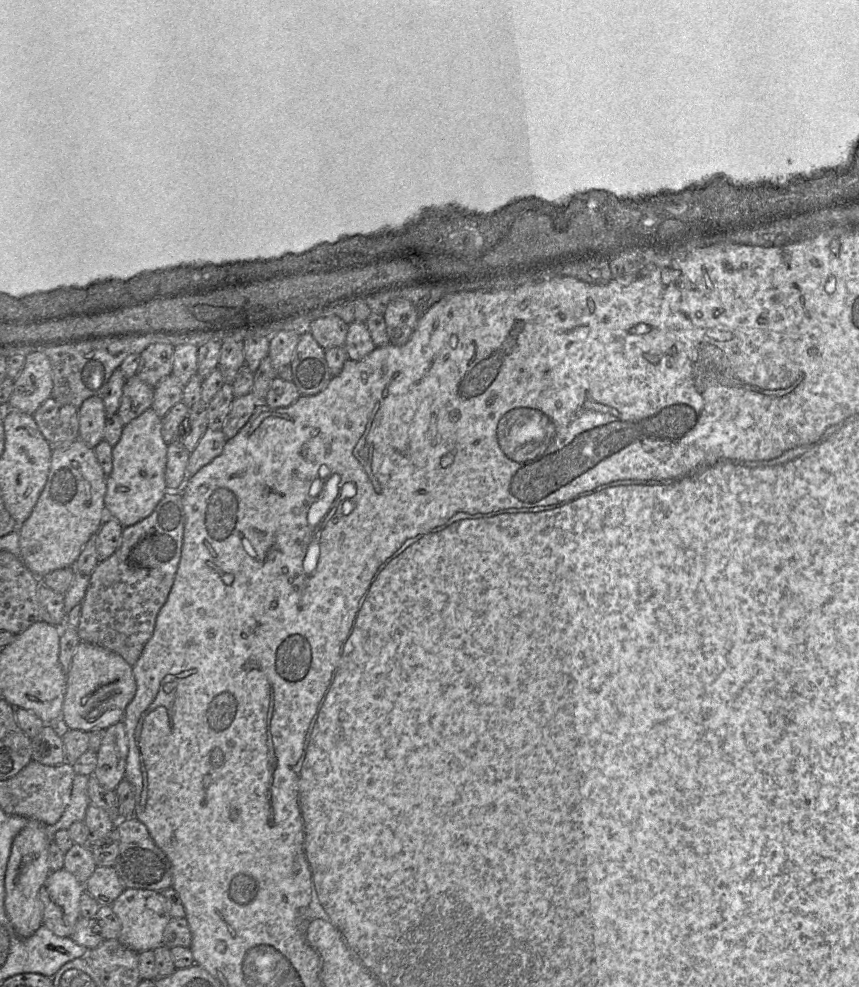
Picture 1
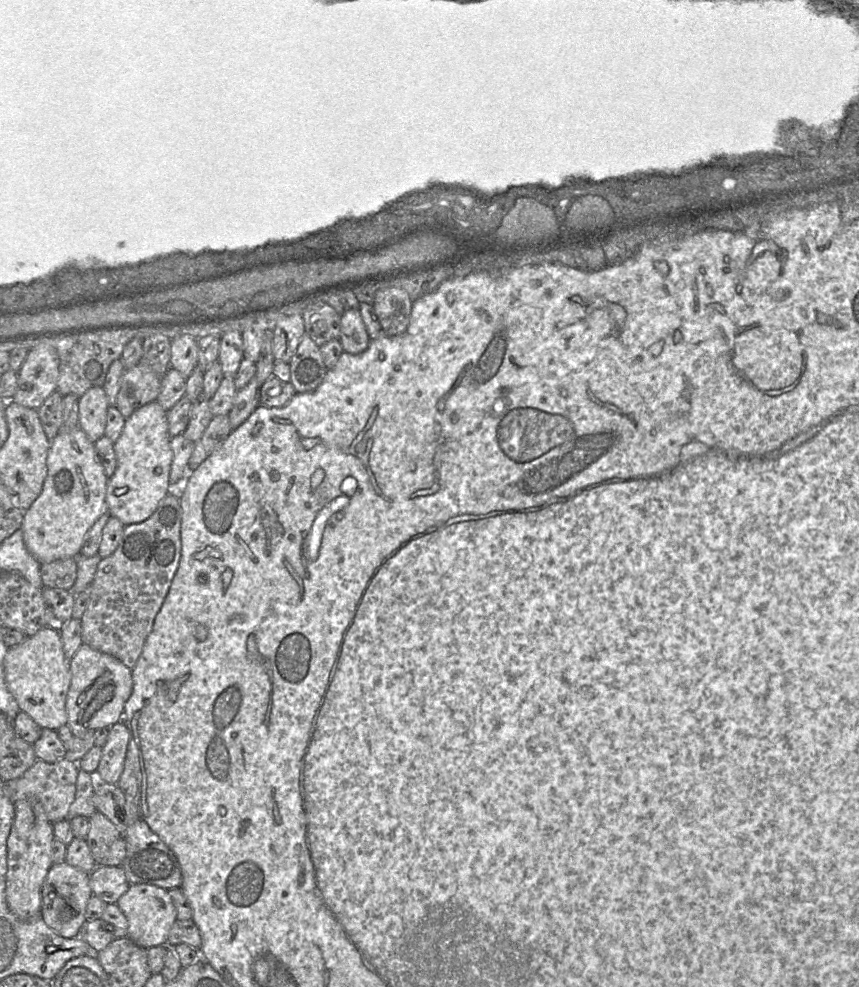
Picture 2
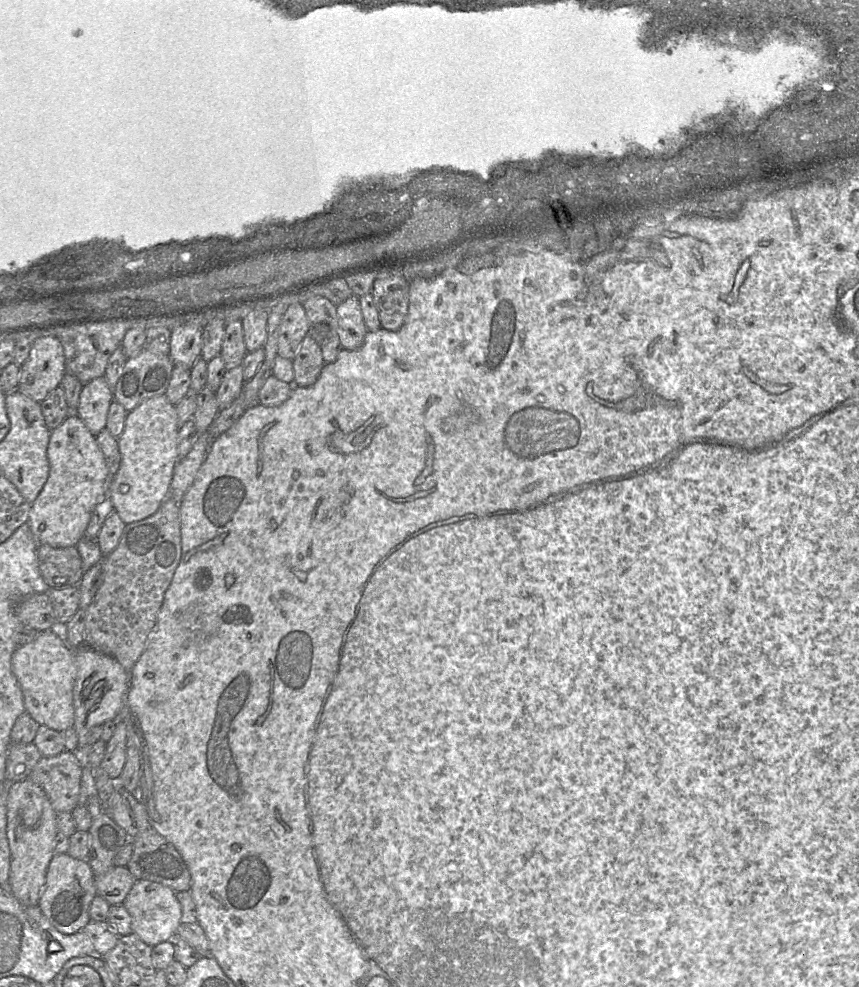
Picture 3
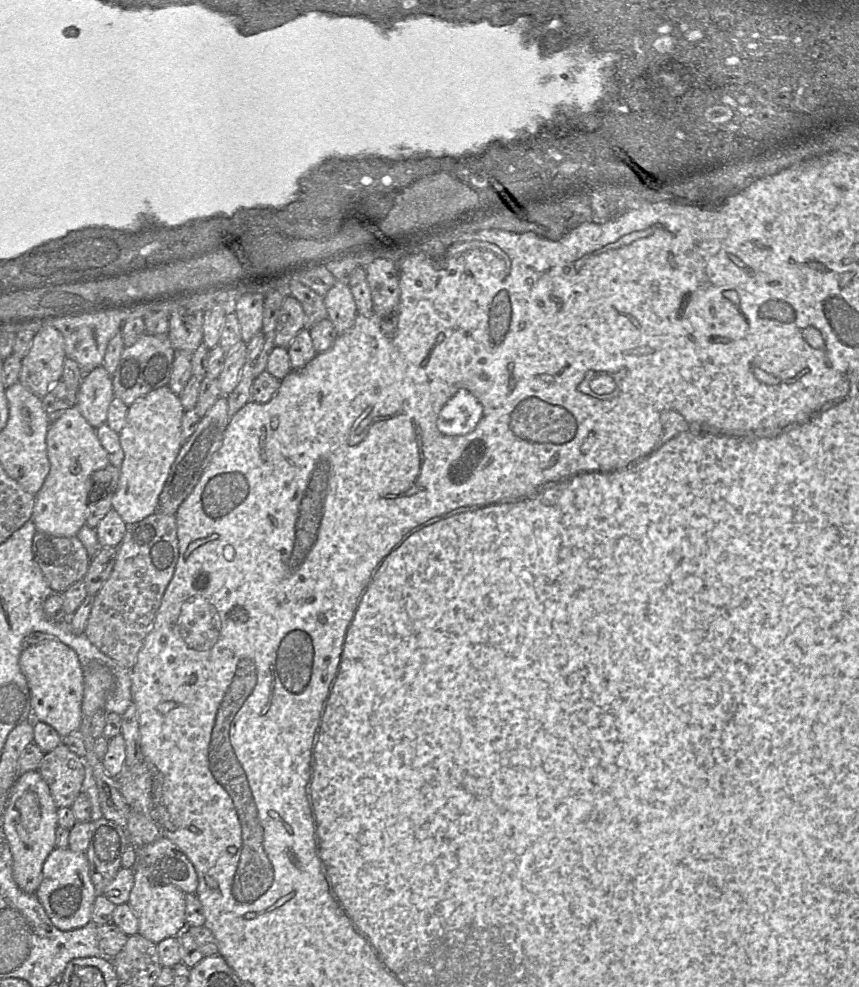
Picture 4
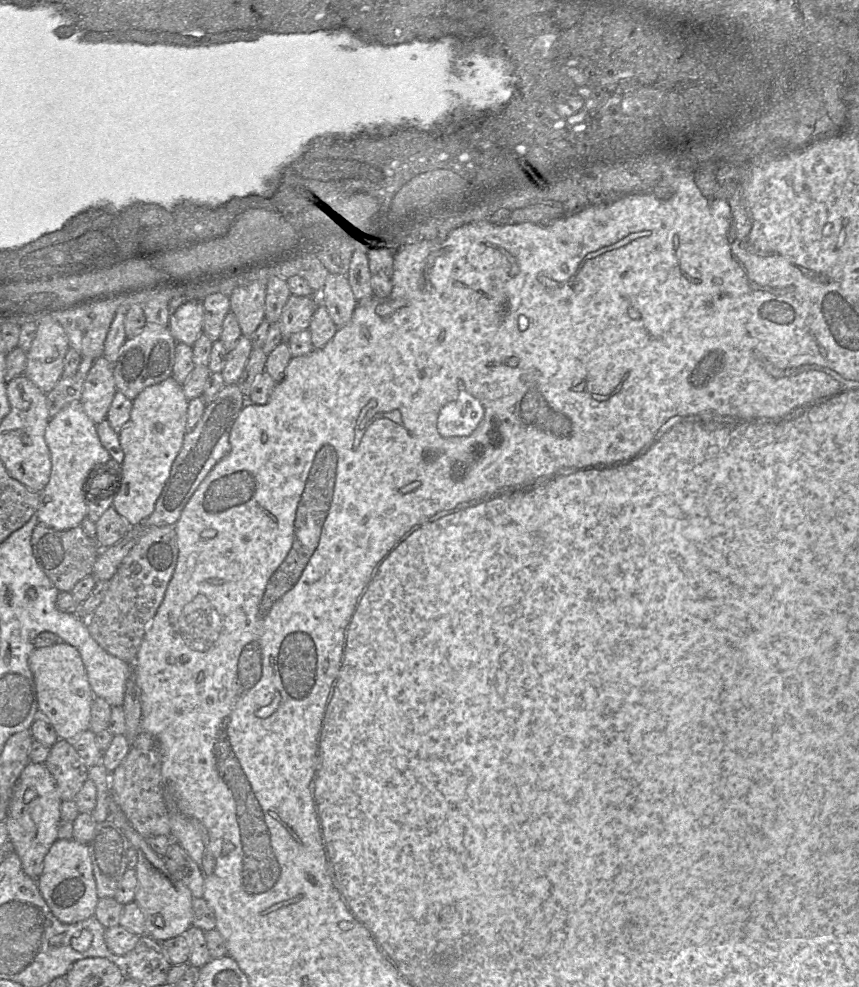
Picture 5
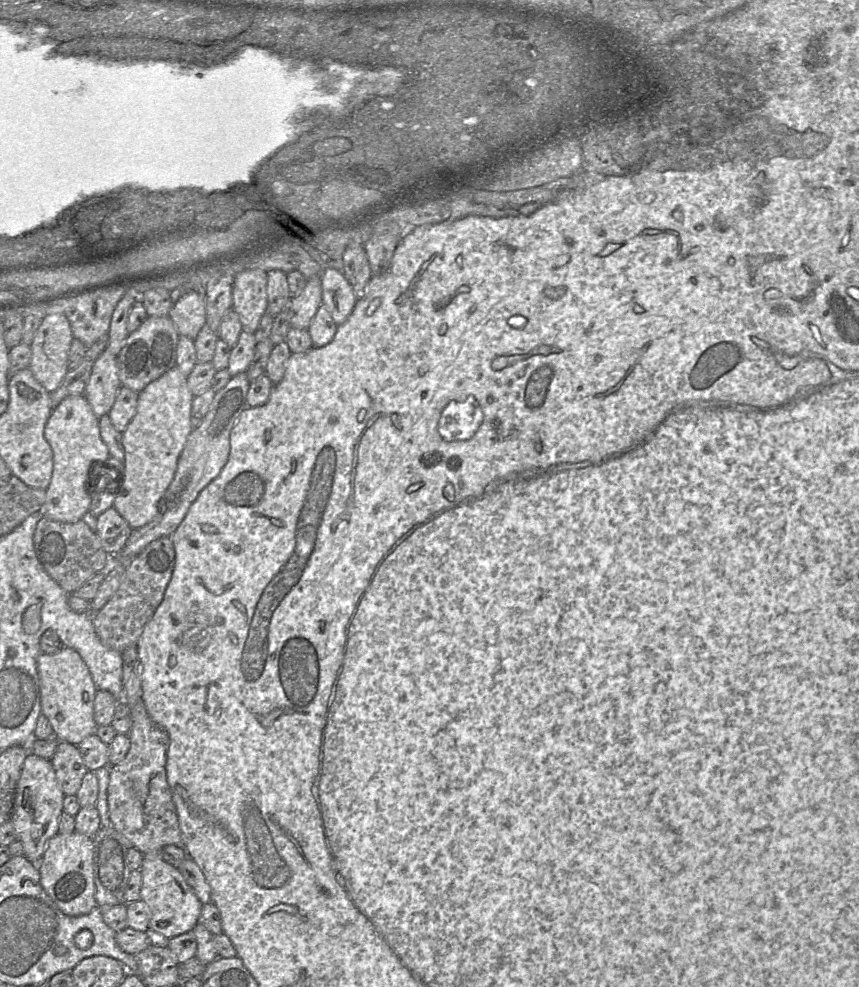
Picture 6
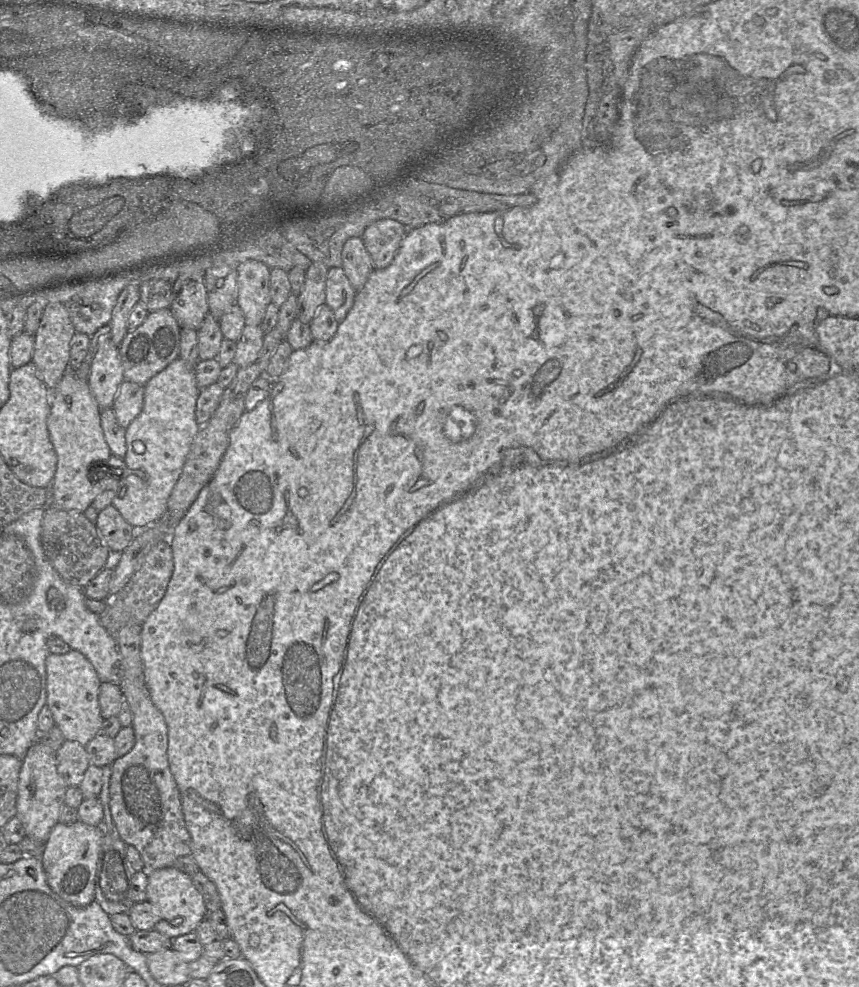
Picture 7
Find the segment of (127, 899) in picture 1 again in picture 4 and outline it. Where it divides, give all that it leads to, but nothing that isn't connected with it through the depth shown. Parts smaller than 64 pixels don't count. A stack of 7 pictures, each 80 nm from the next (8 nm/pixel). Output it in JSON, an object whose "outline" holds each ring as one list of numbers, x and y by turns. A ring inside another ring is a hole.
{"outline":[[137,854,134,865,134,885,130,891,127,903,138,918,138,933,156,944,166,938,178,936,187,927,185,919,185,893,168,881,162,881,162,879,154,874,147,866,140,866,137,862]]}

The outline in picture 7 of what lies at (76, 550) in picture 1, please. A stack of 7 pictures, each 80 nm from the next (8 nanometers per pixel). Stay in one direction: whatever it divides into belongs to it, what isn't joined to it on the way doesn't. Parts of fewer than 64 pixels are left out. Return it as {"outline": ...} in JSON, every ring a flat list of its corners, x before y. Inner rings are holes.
{"outline":[[72,368,64,374,56,389,51,391,47,428,57,454,57,468,50,486,50,505,70,512,84,512,101,492,98,486,108,477,103,466,112,452,101,426,101,408,97,404,88,381,79,379]]}

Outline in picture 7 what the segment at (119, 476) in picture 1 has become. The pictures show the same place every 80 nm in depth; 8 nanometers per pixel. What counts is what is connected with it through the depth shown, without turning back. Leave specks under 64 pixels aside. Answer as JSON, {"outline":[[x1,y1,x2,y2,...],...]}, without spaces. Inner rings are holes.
{"outline":[[178,357,154,375,145,384,141,413,126,428,126,471,112,504,136,530,143,530,167,513,168,499,200,429,196,421,200,390,194,367]]}

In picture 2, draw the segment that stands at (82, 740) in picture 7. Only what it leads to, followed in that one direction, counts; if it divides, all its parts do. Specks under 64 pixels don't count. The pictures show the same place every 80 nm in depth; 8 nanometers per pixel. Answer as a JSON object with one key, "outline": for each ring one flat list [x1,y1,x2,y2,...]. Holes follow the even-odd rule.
{"outline":[[45,627,13,647,4,657,5,681,20,711,27,713,41,728,57,730,67,724,66,698,71,683,70,659,64,653,60,631]]}

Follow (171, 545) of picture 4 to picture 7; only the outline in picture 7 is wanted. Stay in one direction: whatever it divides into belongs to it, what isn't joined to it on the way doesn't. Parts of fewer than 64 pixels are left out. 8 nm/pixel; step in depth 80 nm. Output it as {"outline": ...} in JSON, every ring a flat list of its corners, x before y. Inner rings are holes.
{"outline":[[169,539,156,544,146,555,141,566,124,588,113,598,108,597,105,611,98,615,101,625,115,638,118,632,130,624,142,625,162,600,174,570,173,552]]}

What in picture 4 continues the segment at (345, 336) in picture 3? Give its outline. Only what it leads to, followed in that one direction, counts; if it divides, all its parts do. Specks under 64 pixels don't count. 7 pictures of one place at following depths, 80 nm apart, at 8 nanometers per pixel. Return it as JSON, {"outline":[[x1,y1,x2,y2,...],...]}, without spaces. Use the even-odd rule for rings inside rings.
{"outline":[[340,281,324,296,328,318,332,321,338,334,352,328,357,316,357,307,350,287]]}

